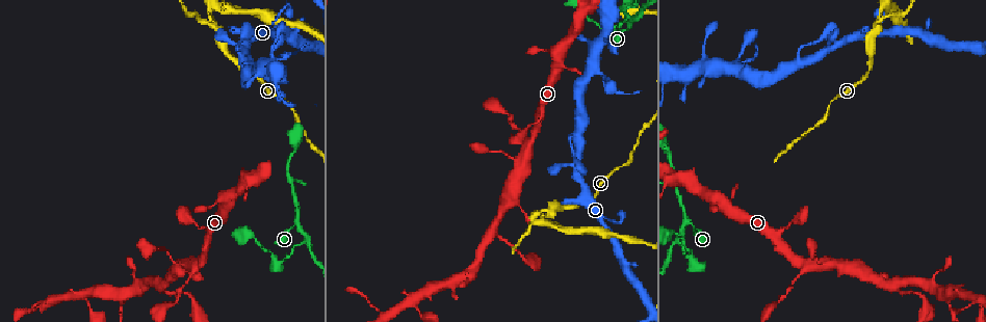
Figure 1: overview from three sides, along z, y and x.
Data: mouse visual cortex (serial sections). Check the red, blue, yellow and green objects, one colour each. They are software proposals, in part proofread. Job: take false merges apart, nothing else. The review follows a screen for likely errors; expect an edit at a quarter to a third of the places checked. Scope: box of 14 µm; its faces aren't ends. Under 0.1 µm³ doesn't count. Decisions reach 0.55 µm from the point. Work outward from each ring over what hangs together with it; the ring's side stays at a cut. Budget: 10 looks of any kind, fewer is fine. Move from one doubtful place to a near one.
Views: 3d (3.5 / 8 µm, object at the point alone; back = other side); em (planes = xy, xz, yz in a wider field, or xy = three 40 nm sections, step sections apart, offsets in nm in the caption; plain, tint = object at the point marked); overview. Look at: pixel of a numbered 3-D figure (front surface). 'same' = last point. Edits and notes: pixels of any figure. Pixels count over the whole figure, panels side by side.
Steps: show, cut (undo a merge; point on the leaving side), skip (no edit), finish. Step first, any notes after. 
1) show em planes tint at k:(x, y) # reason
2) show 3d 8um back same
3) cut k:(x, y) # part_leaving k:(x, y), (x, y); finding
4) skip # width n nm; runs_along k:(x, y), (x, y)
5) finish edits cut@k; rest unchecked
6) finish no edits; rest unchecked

show 3d 8um back at 1:(554, 212) # thick turns thin

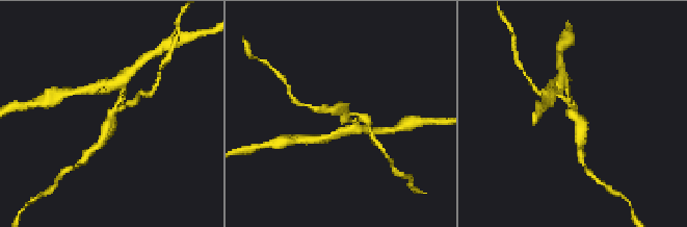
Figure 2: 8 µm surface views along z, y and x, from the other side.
show 3d 3.5um at 2:(571, 116) # closer look

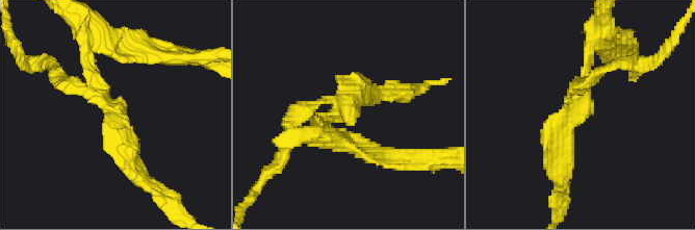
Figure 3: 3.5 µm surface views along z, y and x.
show em planes tint at 3:(116, 113) # arms 3; arm_widths 100, 150, 200 nm

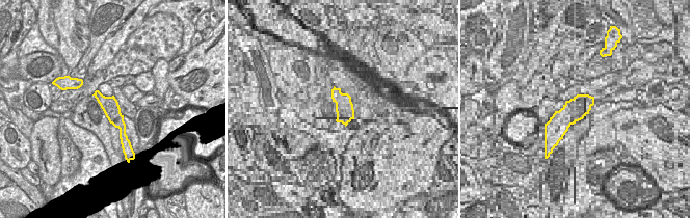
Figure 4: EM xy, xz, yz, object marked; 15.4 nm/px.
cut 3:(598, 50) # part_leaving 3:(353, 105), (317, 119), (334, 137); a second cell is stuck on

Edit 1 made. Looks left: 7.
show 3d 3.5um at 1:(456, 283) # a fork

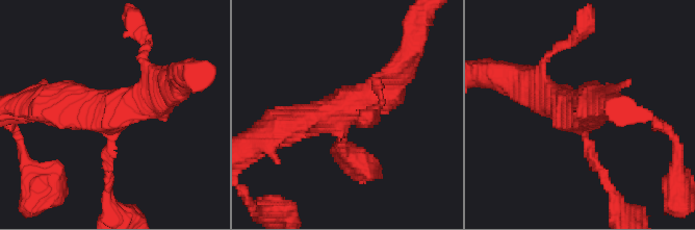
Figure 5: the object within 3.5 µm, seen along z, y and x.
show em planes tint at 5:(344, 117)

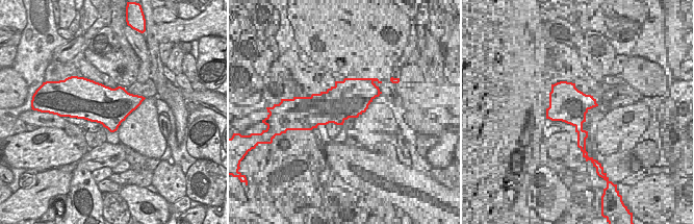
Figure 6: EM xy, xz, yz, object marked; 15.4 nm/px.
skip # arm_widths 150, 450, 500 nm; runs_along 5:(395, 78), (380, 95), (277, 129); one cell here

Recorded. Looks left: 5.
show 3d 3.5um at 1:(296, 224) # abrupt turn

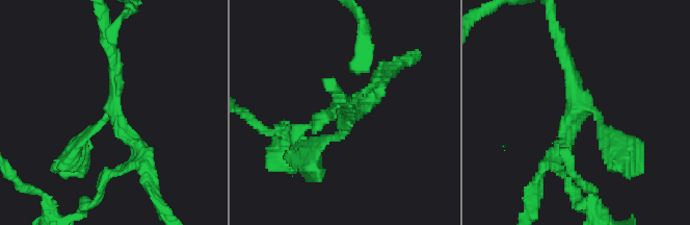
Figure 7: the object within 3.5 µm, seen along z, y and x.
show em xy step 3 tint at 7:(349, 118)

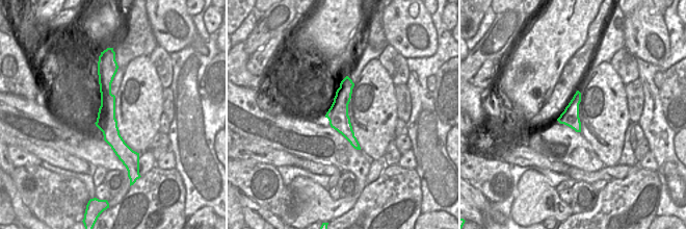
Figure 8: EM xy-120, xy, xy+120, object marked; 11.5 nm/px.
skip # runs_along 8:(104, 70), (107, 124), (121, 156); one cell here

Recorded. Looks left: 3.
show 3d 3.5um back at 1:(276, 263) # abrupt turn

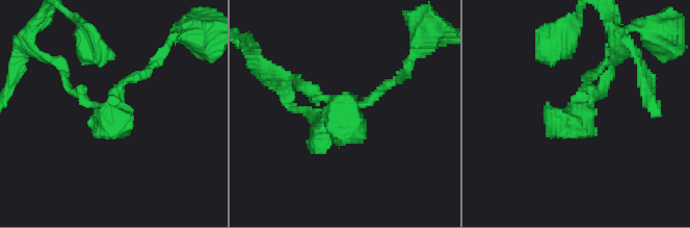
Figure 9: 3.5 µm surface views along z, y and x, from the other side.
show em planes tint at 9:(341, 103)

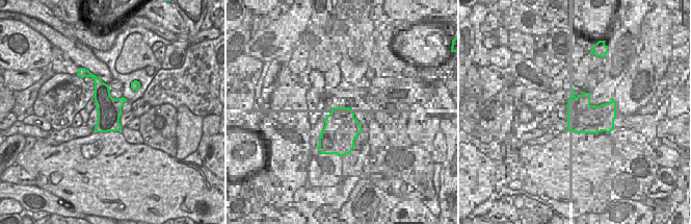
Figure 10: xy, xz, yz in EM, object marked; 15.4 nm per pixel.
show em xy step 1 tint same

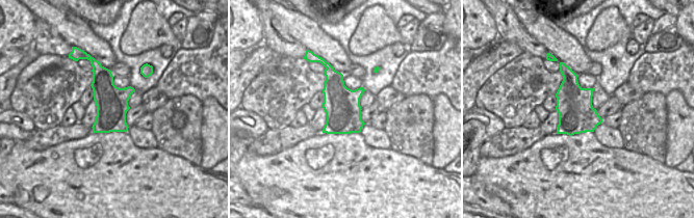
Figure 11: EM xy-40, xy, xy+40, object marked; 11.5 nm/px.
skip # runs_along 9:(296, 80), (338, 104), (386, 89); continuous, no second cell

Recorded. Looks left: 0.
finish edits cut@3; rest unchecked

